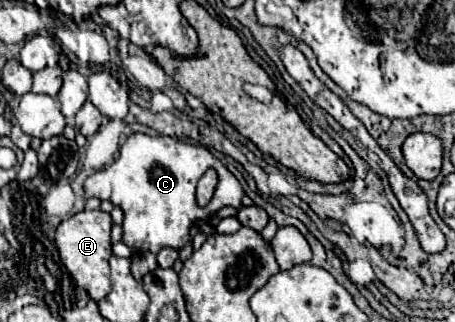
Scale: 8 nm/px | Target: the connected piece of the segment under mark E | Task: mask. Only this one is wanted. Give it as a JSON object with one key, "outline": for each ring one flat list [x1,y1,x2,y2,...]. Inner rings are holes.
{"outline":[[79,211,73,217,59,223,55,233,55,245,59,249,61,261,75,279,79,287,83,287,93,301,101,301,109,291,109,257,111,257,111,217,103,211]]}

